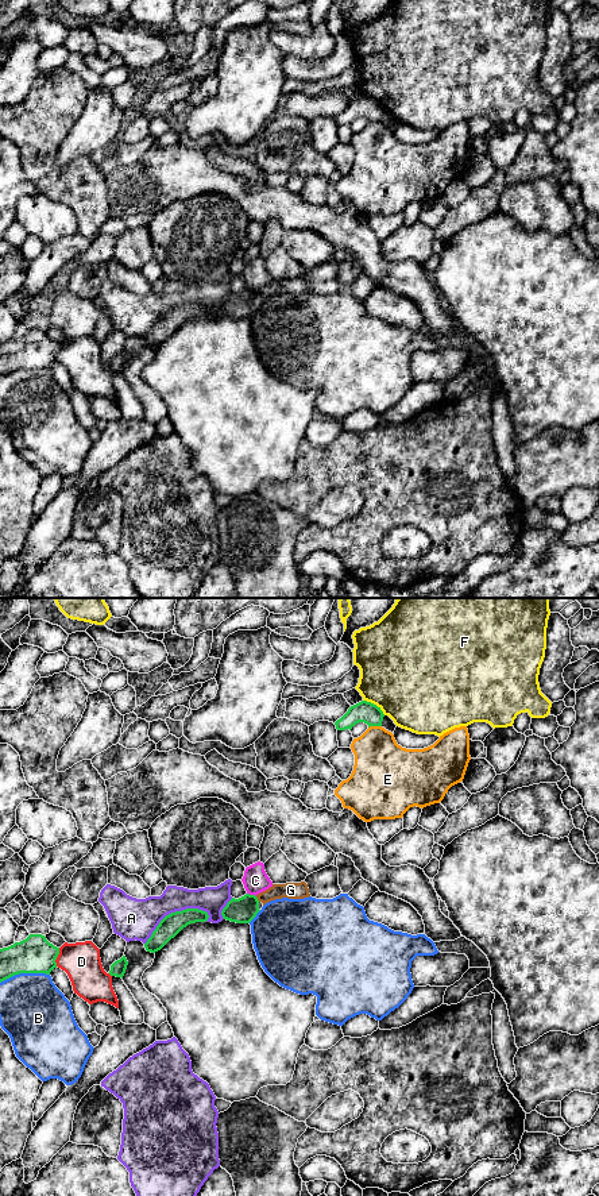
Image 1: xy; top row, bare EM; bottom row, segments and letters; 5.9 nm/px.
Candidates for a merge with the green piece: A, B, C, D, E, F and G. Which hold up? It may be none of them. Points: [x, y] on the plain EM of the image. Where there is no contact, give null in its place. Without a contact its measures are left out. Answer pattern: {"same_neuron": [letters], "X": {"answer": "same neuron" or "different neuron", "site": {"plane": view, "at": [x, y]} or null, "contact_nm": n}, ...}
{"same_neuron": ["G"], "A": {"answer": "different neuron", "site": {"plane": "xy", "at": [173, 308]}, "contact_nm": 420}, "B": {"answer": "different neuron", "site": {"plane": "xy", "at": [24, 367]}, "contact_nm": 300}, "C": {"answer": "different neuron", "site": {"plane": "xy", "at": [251, 290]}, "contact_nm": 60}, "D": {"answer": "different neuron", "site": {"plane": "xy", "at": [57, 351]}, "contact_nm": 110}, "E": {"answer": "different neuron", "site": {"plane": "xy", "at": [374, 120]}, "contact_nm": 80}, "F": {"answer": "different neuron", "site": {"plane": "xy", "at": [373, 99]}, "contact_nm": 160}, "G": {"answer": "same neuron", "site": {"plane": "xy", "at": [257, 294]}, "contact_nm": 40}}

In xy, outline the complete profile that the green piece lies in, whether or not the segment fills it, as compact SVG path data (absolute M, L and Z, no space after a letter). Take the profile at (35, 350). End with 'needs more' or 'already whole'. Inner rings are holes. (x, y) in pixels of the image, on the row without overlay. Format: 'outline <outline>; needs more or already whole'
outline M30 329L26 335L0 344L0 378L19 369L46 369L57 363L59 343L42 329Z; already whole

